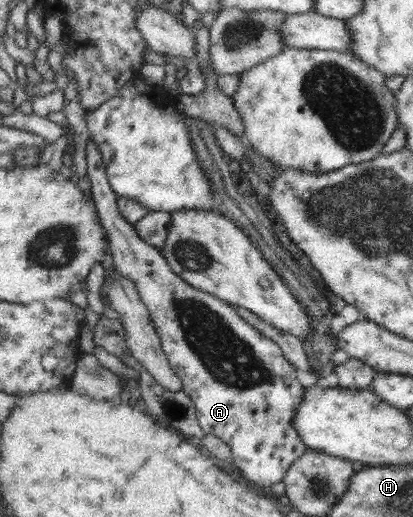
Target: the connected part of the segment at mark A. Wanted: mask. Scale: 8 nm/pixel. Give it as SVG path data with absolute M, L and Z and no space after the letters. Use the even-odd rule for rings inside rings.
M88 139L86 144L86 161L87 176L92 185L91 198L107 234L113 264L123 277L134 281L136 292L146 305L158 331L162 350L171 369L180 377L181 391L194 403L198 424L205 435L214 435L231 448L233 462L240 468L244 478L264 487L279 489L292 462L308 450L292 422L305 393L305 388L296 379L297 368L282 354L281 348L273 340L240 318L233 305L184 282L169 267L159 248L148 244L136 234L133 225L126 222L118 210L118 196L110 186L100 152L92 139Z

